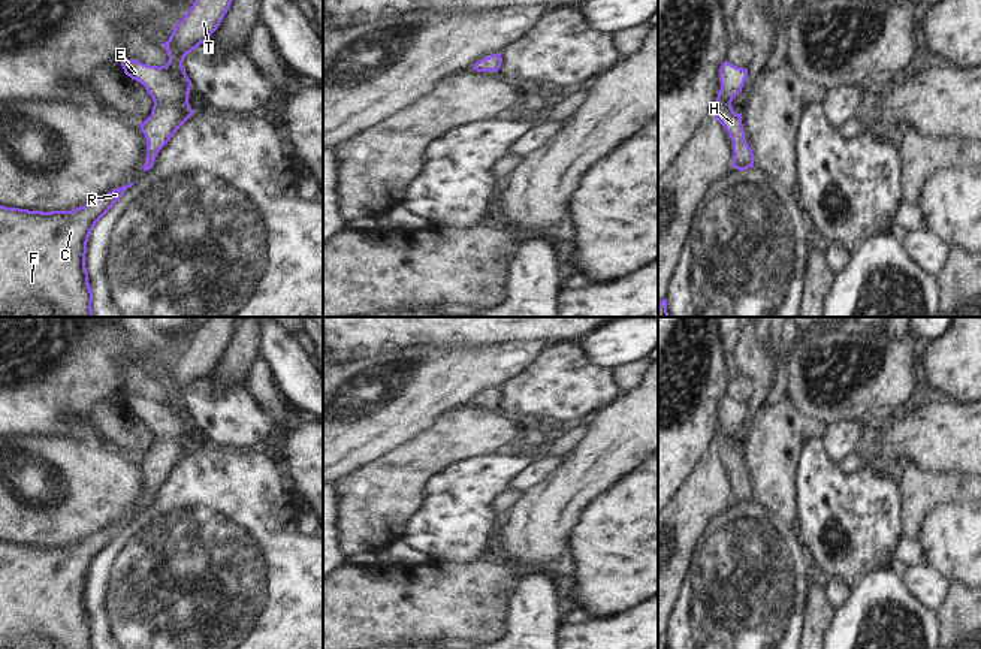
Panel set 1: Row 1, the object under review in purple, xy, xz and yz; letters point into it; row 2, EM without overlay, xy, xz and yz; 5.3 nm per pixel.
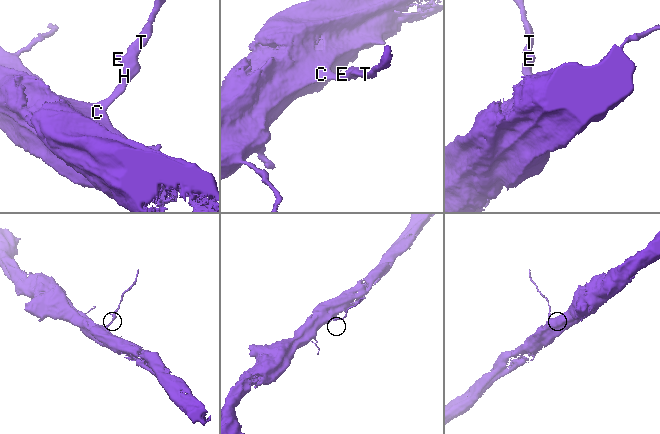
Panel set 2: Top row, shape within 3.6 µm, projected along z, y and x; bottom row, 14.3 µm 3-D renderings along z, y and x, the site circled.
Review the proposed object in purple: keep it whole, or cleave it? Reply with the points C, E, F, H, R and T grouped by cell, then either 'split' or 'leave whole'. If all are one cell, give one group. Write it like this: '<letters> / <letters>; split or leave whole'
C E F H R T; leave whole

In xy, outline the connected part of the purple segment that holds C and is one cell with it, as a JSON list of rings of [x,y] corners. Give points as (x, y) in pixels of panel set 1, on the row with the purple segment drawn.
[[[133,184],[72,211],[42,212],[0,205],[0,317],[93,317],[87,242],[96,223]]]

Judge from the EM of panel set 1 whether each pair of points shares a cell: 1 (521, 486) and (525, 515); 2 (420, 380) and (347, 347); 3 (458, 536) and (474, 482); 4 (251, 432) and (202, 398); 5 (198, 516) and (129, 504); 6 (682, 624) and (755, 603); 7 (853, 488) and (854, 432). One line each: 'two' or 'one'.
1: two
2: two
3: one
4: one
5: two
6: one
7: two

